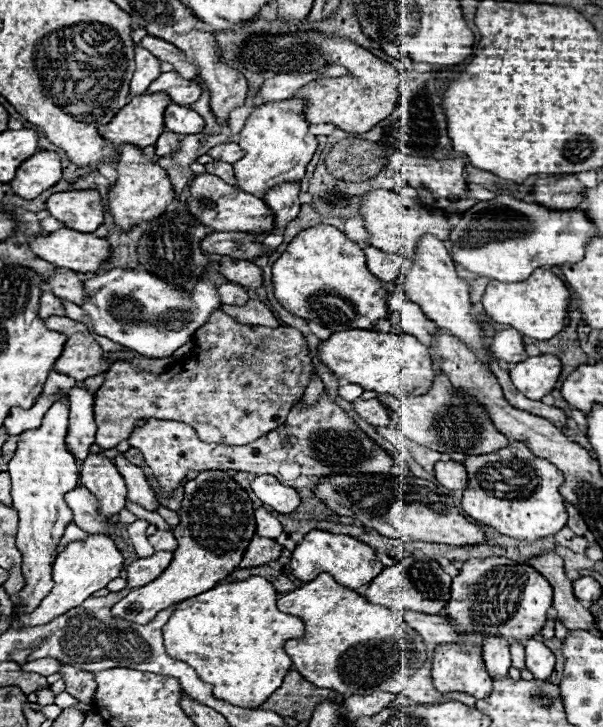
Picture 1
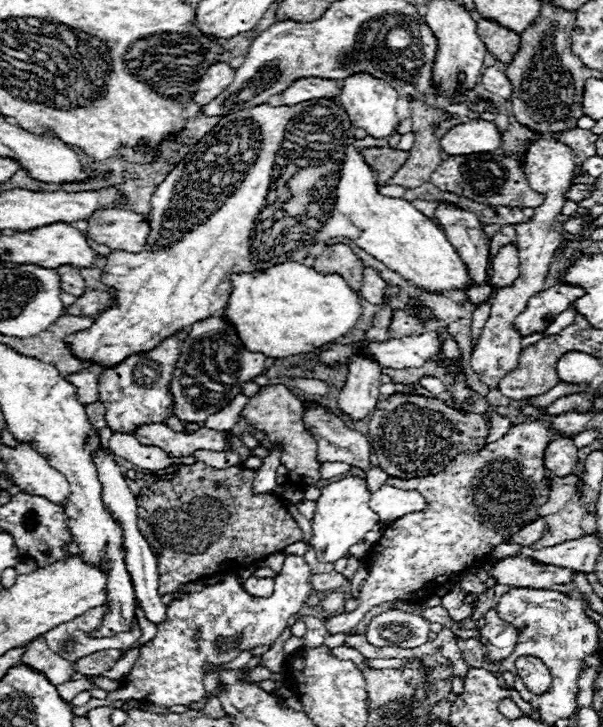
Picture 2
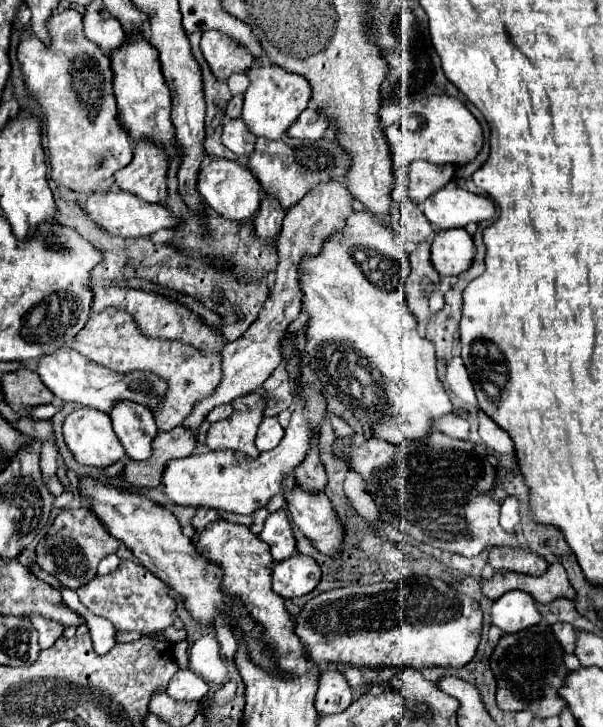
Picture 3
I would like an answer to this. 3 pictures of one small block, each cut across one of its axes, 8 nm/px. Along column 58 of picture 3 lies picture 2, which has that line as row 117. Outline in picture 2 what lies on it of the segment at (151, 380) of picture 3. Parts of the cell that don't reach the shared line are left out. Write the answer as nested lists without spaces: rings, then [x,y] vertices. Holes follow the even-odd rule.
[[[354,74],[344,80],[344,90],[340,94],[340,104],[346,108],[352,126],[364,128],[368,136],[374,138],[386,138],[394,132],[394,128],[400,124],[398,114],[396,114],[396,102],[398,102],[398,92],[392,90],[392,86],[384,80],[372,78],[370,74]]]

